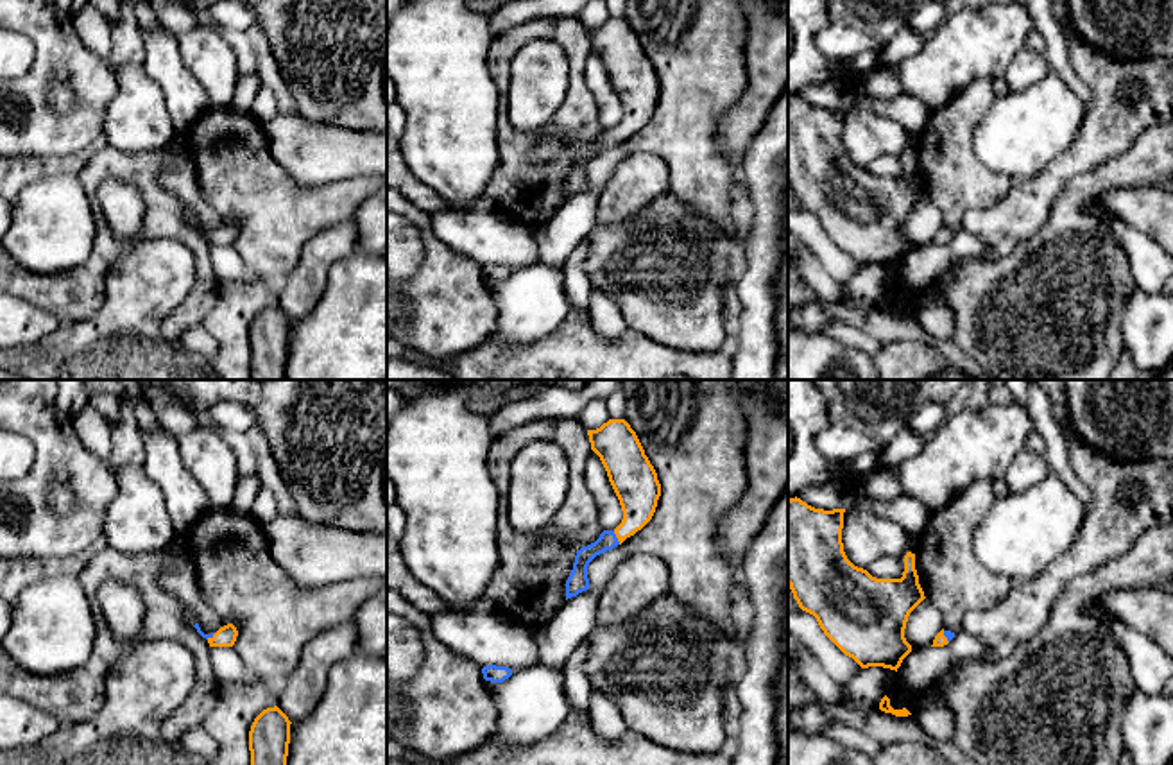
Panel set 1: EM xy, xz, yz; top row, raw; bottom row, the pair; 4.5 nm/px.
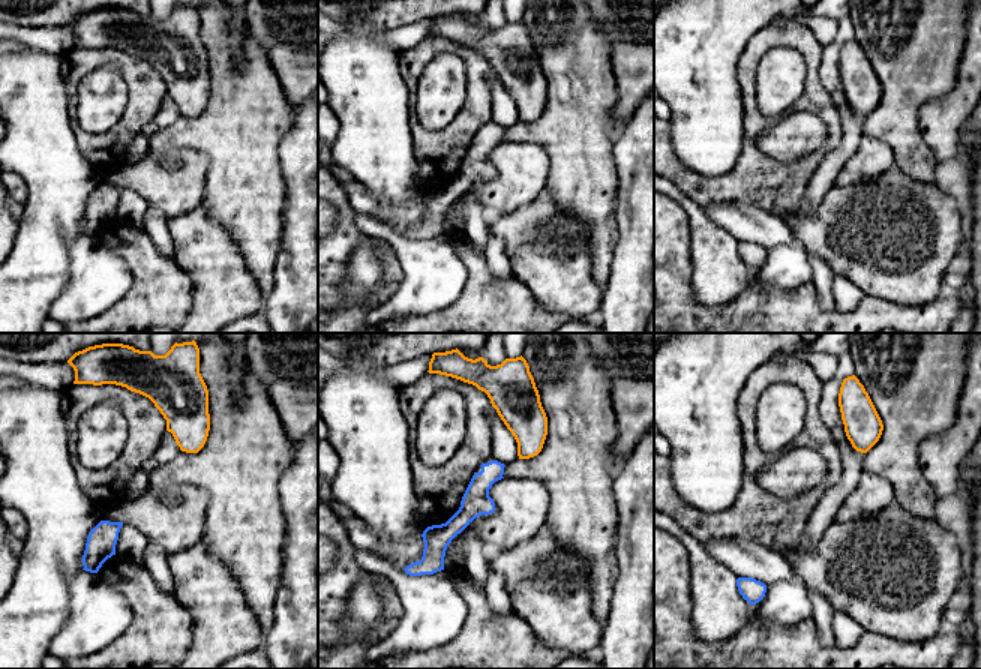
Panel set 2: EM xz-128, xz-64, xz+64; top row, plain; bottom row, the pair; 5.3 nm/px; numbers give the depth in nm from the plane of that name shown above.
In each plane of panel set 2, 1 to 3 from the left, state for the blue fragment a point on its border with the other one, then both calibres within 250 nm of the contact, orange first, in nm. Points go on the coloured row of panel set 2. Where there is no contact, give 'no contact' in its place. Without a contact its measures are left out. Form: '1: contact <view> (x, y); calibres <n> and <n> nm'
1: no contact
2: no contact
3: no contact

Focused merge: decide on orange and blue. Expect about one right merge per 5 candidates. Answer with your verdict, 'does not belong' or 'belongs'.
belongs

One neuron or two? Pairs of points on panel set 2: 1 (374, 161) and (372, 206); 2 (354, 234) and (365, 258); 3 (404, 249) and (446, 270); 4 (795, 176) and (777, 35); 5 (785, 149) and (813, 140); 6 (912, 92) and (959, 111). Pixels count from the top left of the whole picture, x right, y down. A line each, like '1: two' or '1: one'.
1: two
2: two
3: one
4: one
5: one
6: two

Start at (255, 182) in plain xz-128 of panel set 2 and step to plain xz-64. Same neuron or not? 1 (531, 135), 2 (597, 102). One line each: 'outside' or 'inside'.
1: inside
2: inside

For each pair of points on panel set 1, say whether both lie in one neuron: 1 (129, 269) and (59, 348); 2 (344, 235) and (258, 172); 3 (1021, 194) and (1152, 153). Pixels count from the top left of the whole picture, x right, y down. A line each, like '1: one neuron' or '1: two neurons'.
1: one neuron
2: two neurons
3: two neurons

